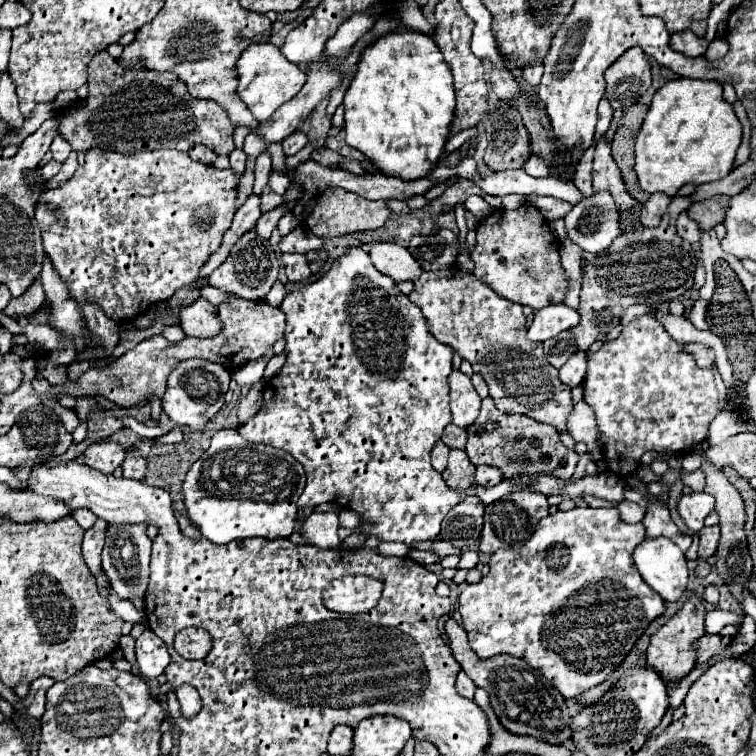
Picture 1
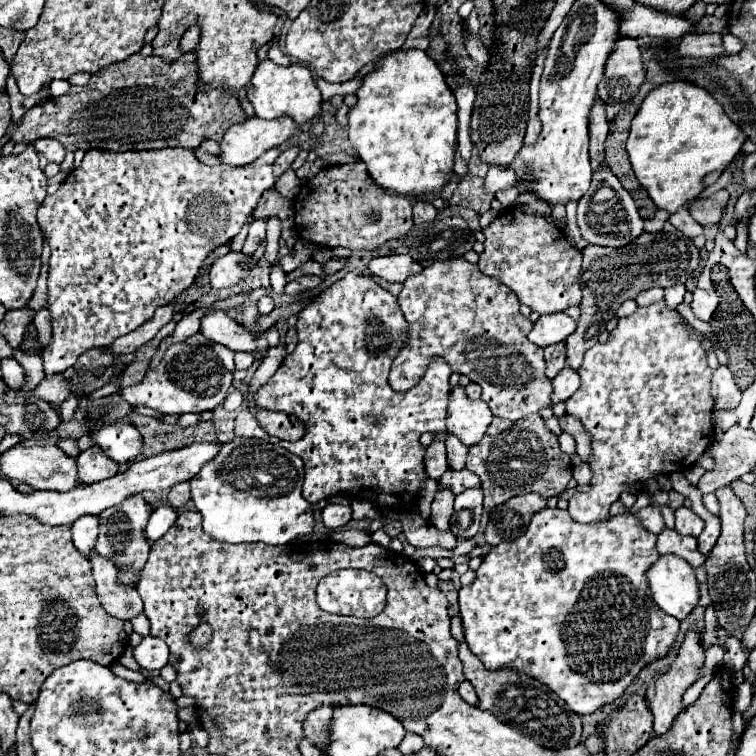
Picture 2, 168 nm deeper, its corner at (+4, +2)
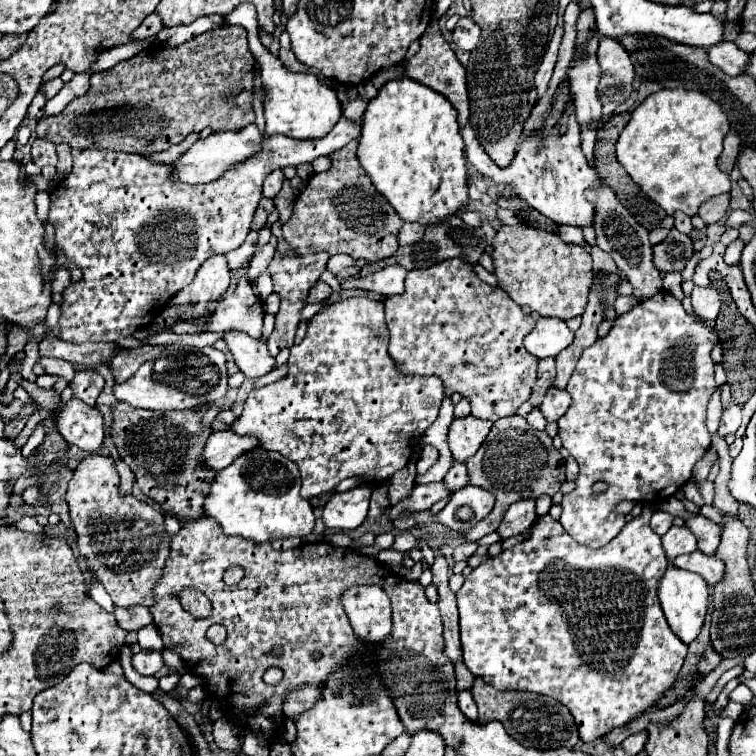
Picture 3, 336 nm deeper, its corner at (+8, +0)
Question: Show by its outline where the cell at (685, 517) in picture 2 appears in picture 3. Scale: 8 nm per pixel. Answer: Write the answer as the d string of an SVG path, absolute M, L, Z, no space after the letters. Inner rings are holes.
M672 525L670 531L662 537L662 545L666 549L668 559L672 559L672 557L678 557L682 553L696 551L696 537L686 525L684 527Z

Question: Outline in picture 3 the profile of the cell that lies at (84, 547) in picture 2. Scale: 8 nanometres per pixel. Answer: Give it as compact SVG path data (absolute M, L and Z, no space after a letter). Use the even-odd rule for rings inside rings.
M90 571L90 579L88 579L88 593L90 593L90 597L92 597L102 609L106 609L106 611L112 611L112 609L114 609L112 599L108 597L106 589L102 589L102 585L96 581L96 577L92 577L92 571Z

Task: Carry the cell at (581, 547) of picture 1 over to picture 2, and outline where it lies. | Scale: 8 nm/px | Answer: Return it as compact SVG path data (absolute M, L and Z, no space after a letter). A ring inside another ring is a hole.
M540 509L524 535L496 545L468 587L460 587L460 617L470 651L486 669L516 669L550 687L578 715L614 703L652 661L674 647L680 623L652 603L646 571L658 559L656 535L634 513L610 517L604 523L578 523L568 511Z

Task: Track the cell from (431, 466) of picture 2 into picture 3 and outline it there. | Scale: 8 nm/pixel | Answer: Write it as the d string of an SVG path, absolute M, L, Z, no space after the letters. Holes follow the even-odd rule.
M424 447L422 453L420 453L420 459L418 459L418 463L416 463L418 475L424 475L436 461L438 461L438 449L434 449L434 447Z

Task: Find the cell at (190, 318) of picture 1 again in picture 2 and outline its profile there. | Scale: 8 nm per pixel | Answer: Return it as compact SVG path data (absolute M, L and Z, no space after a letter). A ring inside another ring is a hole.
M222 311L208 313L202 319L200 333L206 335L210 341L216 341L216 343L232 349L234 353L238 353L238 351L252 353L252 355L258 353L258 343L254 339L254 335Z

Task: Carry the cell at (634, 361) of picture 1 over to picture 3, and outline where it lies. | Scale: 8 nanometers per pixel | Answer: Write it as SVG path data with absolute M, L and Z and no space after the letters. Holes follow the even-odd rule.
M660 291L660 293L656 293L654 297L644 299L644 301L640 301L638 305L634 305L628 313L616 317L616 321L614 321L610 333L608 333L606 337L598 339L592 347L584 349L584 353L582 353L582 357L580 357L580 361L578 361L578 365L576 365L576 369L574 369L570 381L568 381L568 387L566 387L566 391L572 395L572 405L570 405L570 409L566 411L566 415L560 417L560 423L558 423L558 425L560 425L560 427L558 427L558 433L560 433L562 445L570 451L570 455L572 455L572 457L578 461L578 465L580 465L580 475L578 475L578 479L576 479L576 489L574 489L572 493L564 495L564 499L562 499L562 503L560 503L560 505L562 505L560 523L562 523L562 527L572 535L572 539L574 539L576 543L586 545L586 547L592 547L592 549L606 545L606 543L612 541L612 539L618 535L618 531L624 527L624 515L618 515L618 513L614 511L616 503L620 503L620 501L624 501L624 499L660 503L660 501L668 499L670 495L674 495L686 481L690 481L690 477L692 477L692 467L696 465L698 459L704 457L704 453L706 453L708 447L710 447L710 433L708 433L708 429L706 429L706 405L708 405L708 399L710 399L710 395L712 395L712 391L714 391L714 361L712 361L712 357L710 357L710 351L712 351L714 343L716 343L716 341L714 341L714 337L712 337L712 333L710 333L708 327L700 325L694 317L690 317L690 315L684 311L682 303L680 303L678 299L672 297L672 293ZM596 481L608 483L606 493L600 493L600 495L594 495L594 493L592 493L592 485L594 485Z

